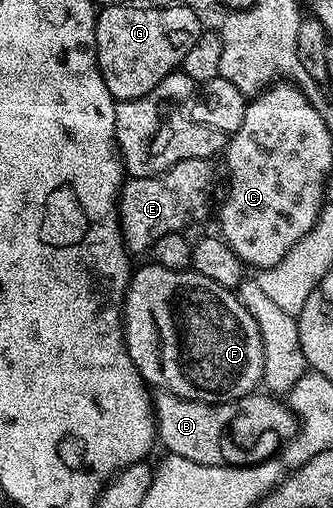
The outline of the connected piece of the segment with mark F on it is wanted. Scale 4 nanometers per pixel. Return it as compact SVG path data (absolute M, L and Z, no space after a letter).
M146 263L142 269L134 268L125 293L123 324L131 363L135 363L146 385L154 390L192 401L222 405L250 396L256 390L253 388L262 384L264 341L256 320L234 290L219 287L219 283L211 283L211 279L203 275L189 269L167 271L167 267L152 263Z

